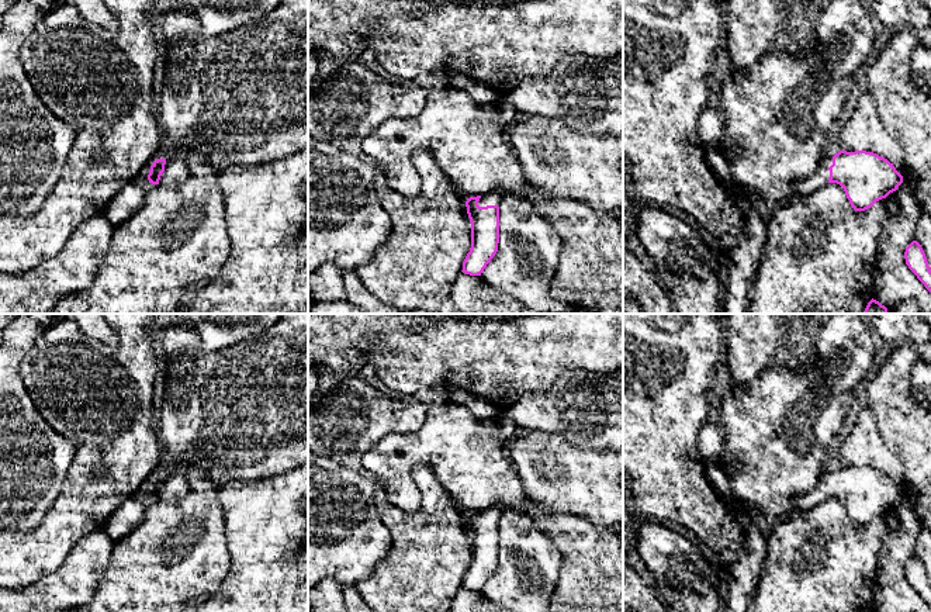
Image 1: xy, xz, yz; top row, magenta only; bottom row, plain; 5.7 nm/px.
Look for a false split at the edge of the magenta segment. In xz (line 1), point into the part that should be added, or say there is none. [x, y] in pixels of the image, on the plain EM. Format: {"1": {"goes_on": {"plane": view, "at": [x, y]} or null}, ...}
{"1": {"goes_on": {"plane": "xz", "at": [494, 512]}}}

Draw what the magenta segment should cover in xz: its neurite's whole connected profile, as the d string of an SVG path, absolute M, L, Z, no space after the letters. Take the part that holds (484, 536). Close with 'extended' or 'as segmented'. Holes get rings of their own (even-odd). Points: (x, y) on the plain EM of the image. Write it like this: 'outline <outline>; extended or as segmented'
outline M491 506L470 512L466 516L471 537L471 563L463 577L463 588L481 591L487 580L498 567L499 559L499 516L503 508Z; extended

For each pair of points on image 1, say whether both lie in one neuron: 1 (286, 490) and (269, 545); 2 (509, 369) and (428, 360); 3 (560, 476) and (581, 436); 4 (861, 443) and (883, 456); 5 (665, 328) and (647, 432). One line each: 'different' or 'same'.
1: same
2: same
3: different
4: same
5: same

